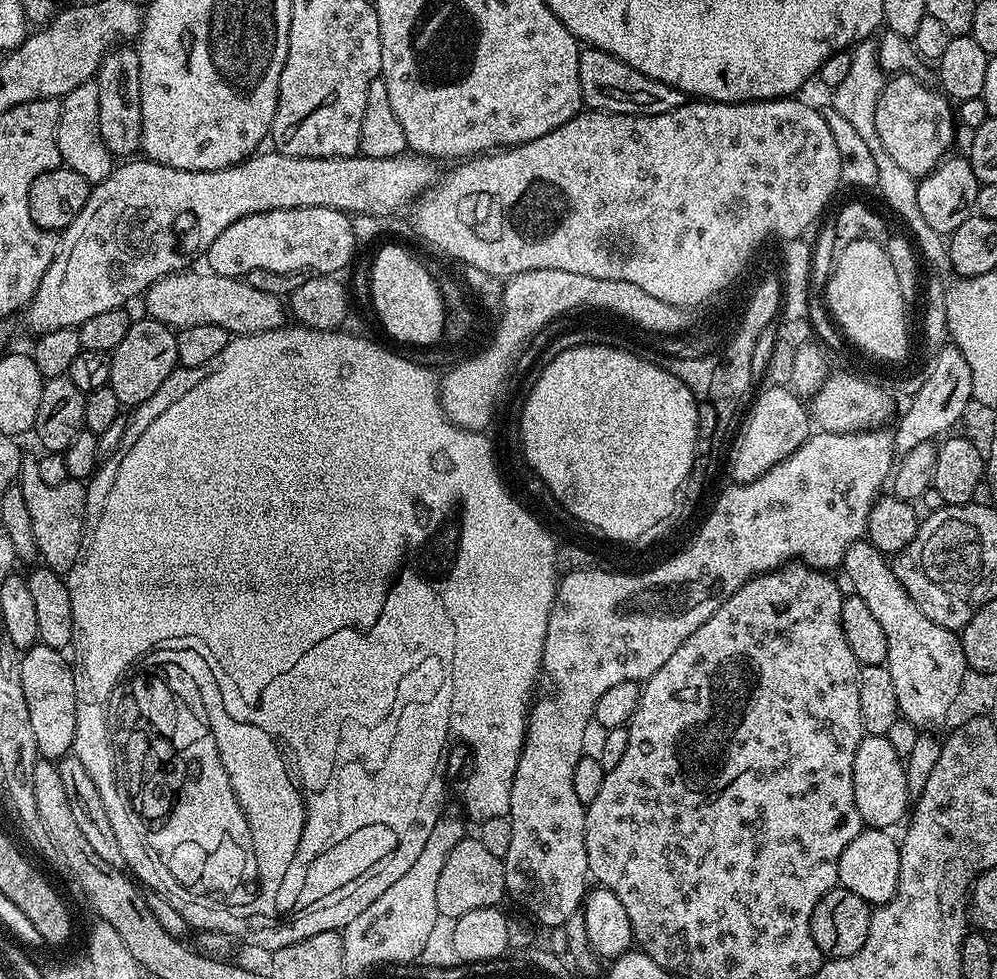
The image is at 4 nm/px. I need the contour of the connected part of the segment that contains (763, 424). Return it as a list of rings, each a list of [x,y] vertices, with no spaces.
[[[761,387],[742,418],[744,421],[728,448],[727,479],[733,484],[749,484],[762,478],[771,468],[788,460],[790,454],[801,448],[810,435],[809,409],[791,387]]]

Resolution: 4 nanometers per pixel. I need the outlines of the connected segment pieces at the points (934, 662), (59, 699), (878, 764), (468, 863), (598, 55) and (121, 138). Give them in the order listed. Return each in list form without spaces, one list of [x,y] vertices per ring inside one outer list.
[[[867,540],[847,548],[841,567],[853,586],[853,593],[862,598],[885,631],[886,663],[897,691],[901,717],[917,728],[942,726],[968,671],[959,635],[922,614],[918,604],[898,582],[887,557]]]
[[[37,642],[20,658],[22,691],[26,694],[26,707],[30,710],[30,726],[34,729],[36,751],[45,760],[59,761],[73,751],[76,743],[76,687],[73,665],[68,664],[65,653]]]
[[[865,735],[858,746],[858,754],[854,754],[854,802],[861,821],[870,828],[892,830],[900,819],[903,821],[909,815],[906,764],[898,750],[890,746],[887,736]]]
[[[465,838],[457,842],[452,850],[450,850],[448,856],[444,857],[444,865],[442,866],[442,872],[438,876],[438,888],[435,891],[435,897],[437,898],[437,910],[439,915],[445,920],[448,919],[448,922],[455,922],[459,916],[462,914],[470,914],[470,910],[482,910],[483,908],[495,908],[501,902],[500,899],[505,899],[506,889],[504,887],[504,862],[501,857],[490,854],[490,850],[486,850],[486,846],[482,846],[482,842],[478,838]]]
[[[591,46],[581,47],[578,58],[578,82],[580,83],[580,99],[589,109],[597,112],[617,112],[627,116],[653,116],[666,114],[670,110],[678,110],[686,97],[677,88],[666,86],[638,70],[634,66],[626,66],[618,58]]]
[[[130,46],[118,52],[109,51],[96,75],[99,86],[99,130],[107,148],[114,156],[124,158],[140,148],[141,134],[141,86],[140,55]]]

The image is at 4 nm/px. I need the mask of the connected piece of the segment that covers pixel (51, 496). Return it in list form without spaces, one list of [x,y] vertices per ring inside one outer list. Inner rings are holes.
[[[21,459],[18,483],[26,510],[30,510],[30,523],[34,526],[36,552],[41,556],[43,567],[66,574],[80,557],[86,543],[84,511],[86,510],[86,487],[81,481],[68,479],[62,486],[46,486],[38,474],[36,460]]]

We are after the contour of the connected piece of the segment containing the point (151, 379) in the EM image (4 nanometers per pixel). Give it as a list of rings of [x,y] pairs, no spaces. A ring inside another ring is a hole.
[[[151,318],[137,319],[126,330],[126,338],[118,342],[118,346],[110,355],[110,378],[108,387],[118,394],[118,402],[122,406],[135,406],[146,402],[162,382],[166,382],[168,375],[178,366],[178,346],[176,345],[176,332],[167,324],[159,324]]]

